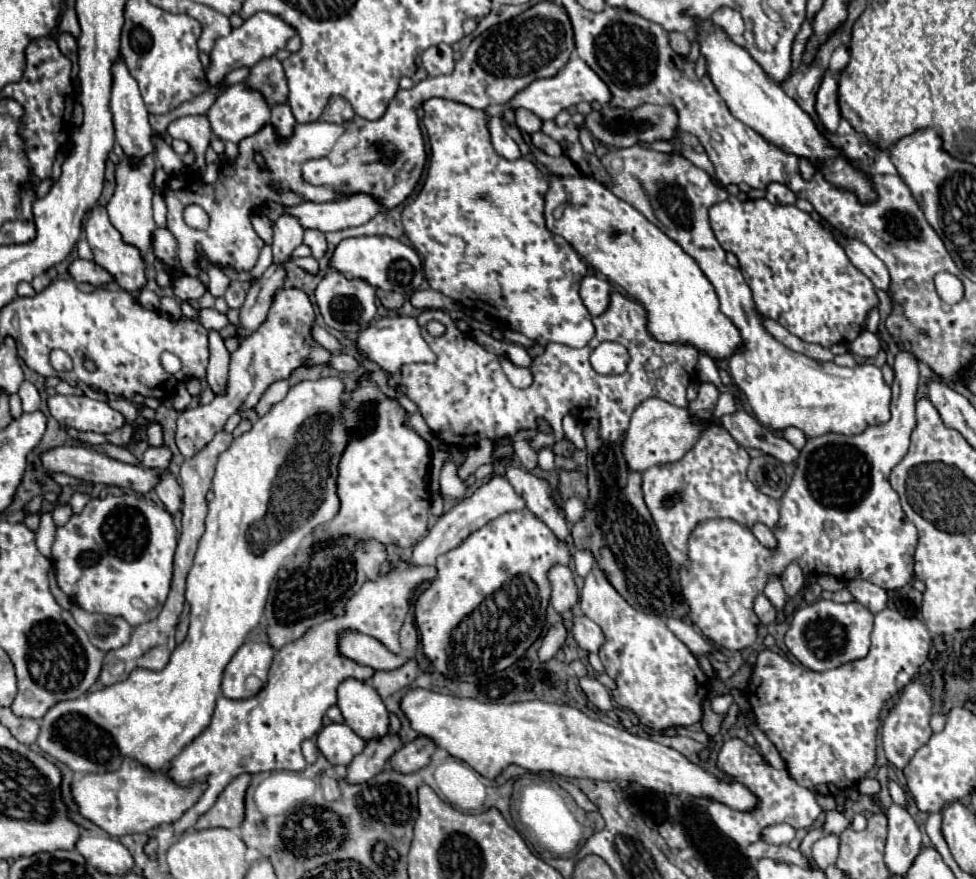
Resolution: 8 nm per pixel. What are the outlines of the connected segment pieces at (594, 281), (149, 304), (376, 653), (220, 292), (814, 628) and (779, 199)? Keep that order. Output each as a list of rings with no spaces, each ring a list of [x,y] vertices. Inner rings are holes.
[[[587,275],[581,281],[581,299],[591,315],[601,315],[607,311],[611,301],[611,283],[607,279],[601,279],[597,275]]]
[[[143,289],[141,293],[139,293],[139,297],[137,297],[137,301],[145,307],[145,309],[159,309],[159,297],[153,293],[153,291],[149,291],[149,289]]]
[[[345,629],[339,635],[337,649],[339,649],[339,655],[359,665],[367,665],[375,671],[393,671],[409,661],[407,655],[389,651],[379,639],[351,629]]]
[[[209,267],[207,273],[209,273],[209,293],[213,297],[223,297],[231,279],[219,267]]]
[[[819,599],[817,603],[807,605],[793,615],[791,627],[785,633],[785,645],[807,669],[827,671],[847,661],[865,657],[871,643],[871,631],[873,615],[867,609],[859,607],[859,603],[835,603],[829,599]]]
[[[771,183],[767,187],[767,199],[775,205],[793,205],[797,201],[795,193],[789,187],[781,185],[781,183]]]

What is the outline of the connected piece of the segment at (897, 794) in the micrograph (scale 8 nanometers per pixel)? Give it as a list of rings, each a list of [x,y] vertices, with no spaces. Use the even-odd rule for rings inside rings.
[[[889,779],[888,789],[894,803],[903,805],[903,807],[908,806],[905,791],[901,786],[899,786],[895,781]]]

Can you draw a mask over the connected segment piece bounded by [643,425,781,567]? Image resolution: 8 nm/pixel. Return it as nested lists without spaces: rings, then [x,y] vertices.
[[[711,425],[695,443],[695,447],[679,461],[657,465],[643,473],[645,503],[657,525],[665,551],[679,567],[689,565],[687,541],[695,527],[703,521],[729,517],[747,529],[751,529],[755,523],[763,523],[771,531],[777,527],[781,503],[769,495],[763,495],[747,479],[745,471],[749,459],[751,457],[745,447],[741,447],[725,429]]]

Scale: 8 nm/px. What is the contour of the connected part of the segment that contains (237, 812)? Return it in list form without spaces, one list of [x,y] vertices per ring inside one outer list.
[[[241,773],[235,777],[225,791],[219,795],[217,803],[197,821],[195,829],[207,829],[207,827],[227,827],[235,829],[245,819],[245,791],[251,783],[249,773]]]

